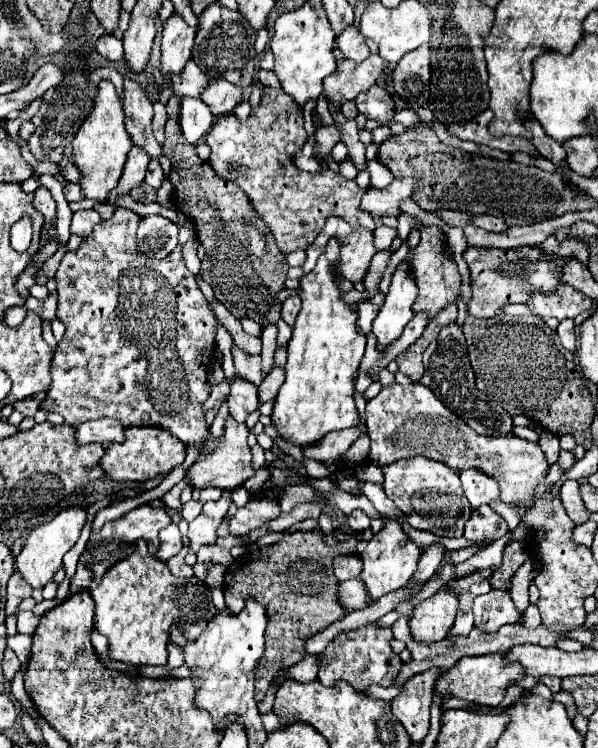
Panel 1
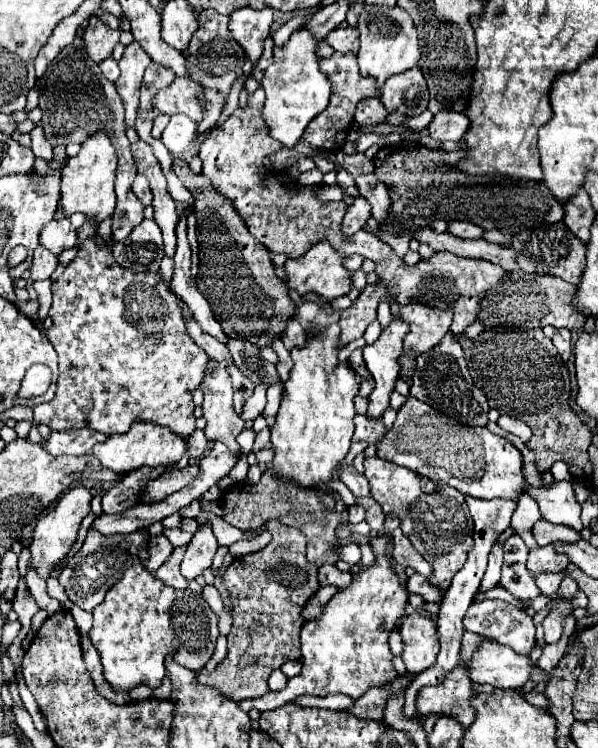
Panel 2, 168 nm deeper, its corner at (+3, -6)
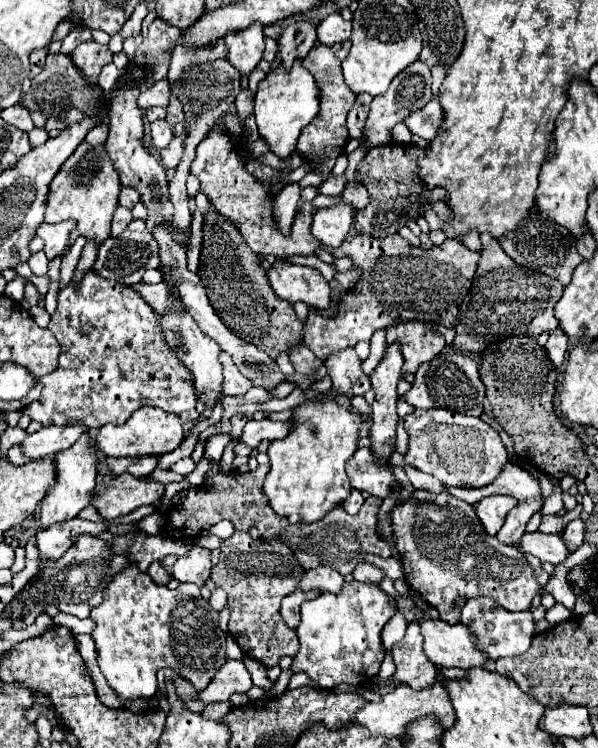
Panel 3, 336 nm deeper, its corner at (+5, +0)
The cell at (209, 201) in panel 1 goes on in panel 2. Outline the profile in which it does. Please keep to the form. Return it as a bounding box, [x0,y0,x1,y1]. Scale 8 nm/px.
[173,160,295,348]

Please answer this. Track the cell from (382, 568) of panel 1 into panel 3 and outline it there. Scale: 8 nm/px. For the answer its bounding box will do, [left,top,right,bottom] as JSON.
[291,582,395,688]

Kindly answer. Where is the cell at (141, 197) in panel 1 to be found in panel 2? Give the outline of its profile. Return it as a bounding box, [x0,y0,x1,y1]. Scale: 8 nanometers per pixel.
[39,38,143,242]

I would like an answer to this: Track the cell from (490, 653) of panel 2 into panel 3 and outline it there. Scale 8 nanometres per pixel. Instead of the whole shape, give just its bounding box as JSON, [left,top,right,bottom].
[417,620,489,668]

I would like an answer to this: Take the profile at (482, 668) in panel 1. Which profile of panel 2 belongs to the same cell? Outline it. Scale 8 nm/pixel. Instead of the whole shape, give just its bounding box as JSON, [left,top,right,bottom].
[415,664,475,728]

